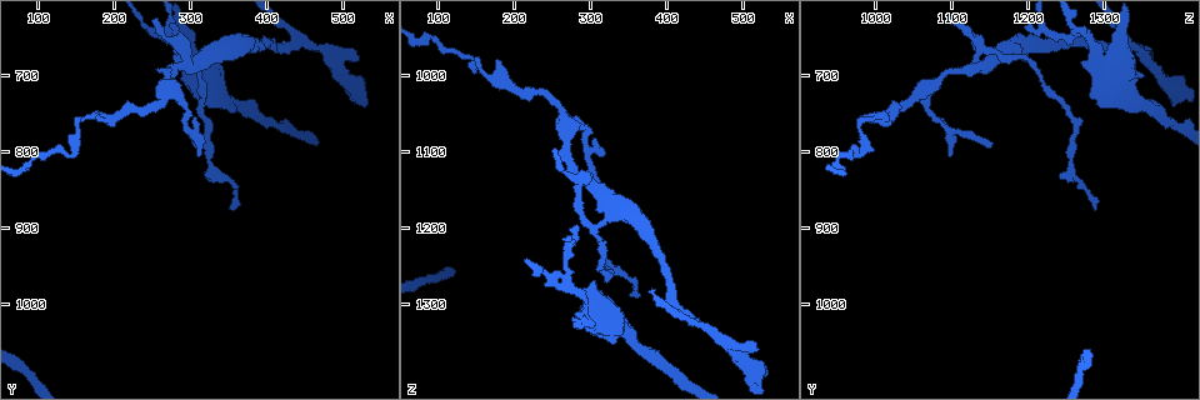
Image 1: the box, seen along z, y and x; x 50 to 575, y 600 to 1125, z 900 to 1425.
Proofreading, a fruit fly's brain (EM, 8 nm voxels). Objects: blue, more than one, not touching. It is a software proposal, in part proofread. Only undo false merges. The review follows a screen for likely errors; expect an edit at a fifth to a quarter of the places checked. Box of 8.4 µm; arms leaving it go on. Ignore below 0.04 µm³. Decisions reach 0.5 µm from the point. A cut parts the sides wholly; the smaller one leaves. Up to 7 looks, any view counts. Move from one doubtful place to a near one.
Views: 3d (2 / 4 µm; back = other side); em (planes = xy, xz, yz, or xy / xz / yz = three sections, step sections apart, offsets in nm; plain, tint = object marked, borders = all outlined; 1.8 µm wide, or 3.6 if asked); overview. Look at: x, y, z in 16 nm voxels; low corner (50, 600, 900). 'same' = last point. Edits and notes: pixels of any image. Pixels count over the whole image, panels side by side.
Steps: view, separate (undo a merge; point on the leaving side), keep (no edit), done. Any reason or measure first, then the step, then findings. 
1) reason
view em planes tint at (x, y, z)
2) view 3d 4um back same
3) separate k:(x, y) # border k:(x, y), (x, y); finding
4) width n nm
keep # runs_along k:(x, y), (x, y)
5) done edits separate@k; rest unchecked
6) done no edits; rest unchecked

sharp bend
view em xy step 4 tint at (435, 650, 1325)

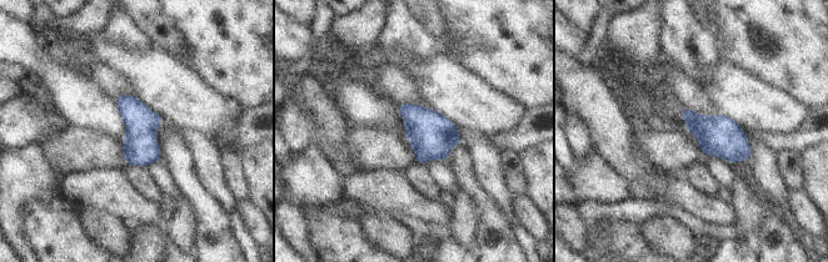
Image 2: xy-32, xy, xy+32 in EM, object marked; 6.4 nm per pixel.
view em planes tint same

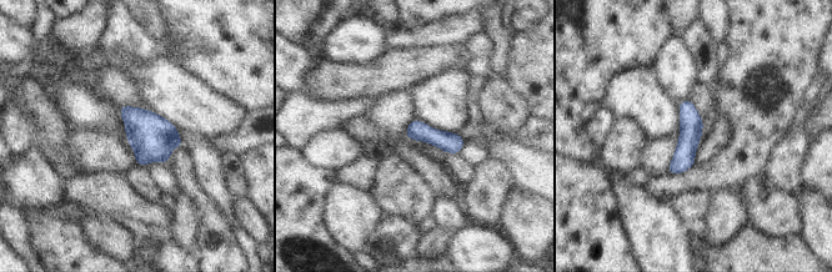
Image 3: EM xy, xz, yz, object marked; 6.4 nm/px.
keep # runs_along 3:(688, 102), (688, 142), (672, 171); continuous, no second neuron

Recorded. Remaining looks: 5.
branch point
view 3d 2um at (295, 690, 1140)

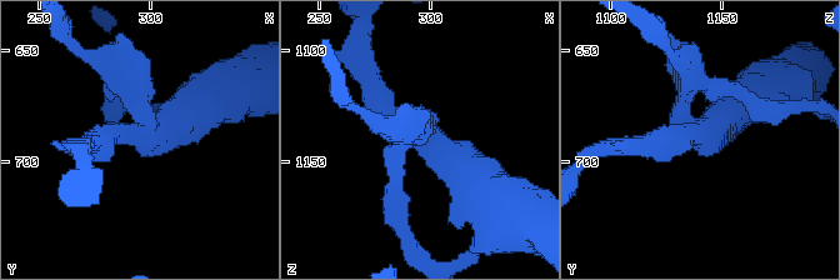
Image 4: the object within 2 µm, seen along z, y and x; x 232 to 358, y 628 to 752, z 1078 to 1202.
shape alone is not enough
view em planes tint at (298, 686, 1139)

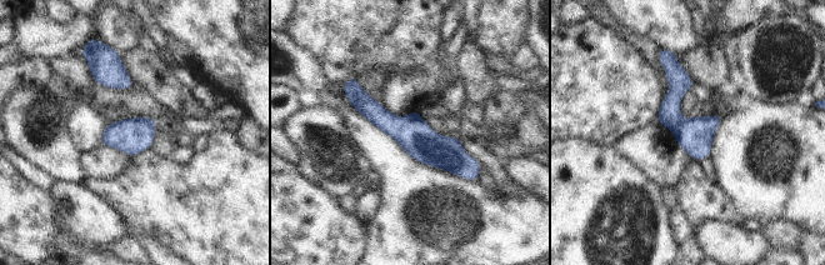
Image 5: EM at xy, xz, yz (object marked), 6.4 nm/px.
separate 5:(669, 115) # part_leaving 5:(671, 59), (675, 73), (674, 126); two neurons meet here

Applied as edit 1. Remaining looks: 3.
sharp bend
view em 3.6um xy step 8 tint at (275, 650, 1275)

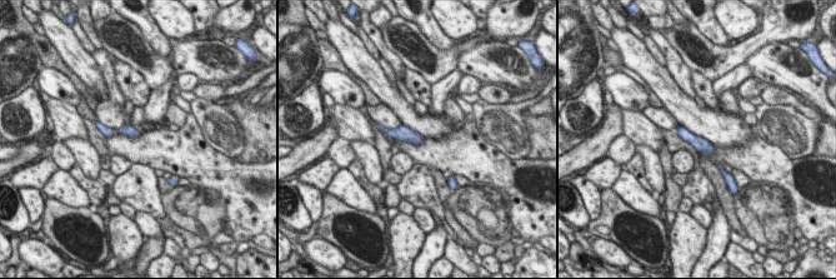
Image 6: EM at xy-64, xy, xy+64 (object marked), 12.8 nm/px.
view em 3.6um planes tint same

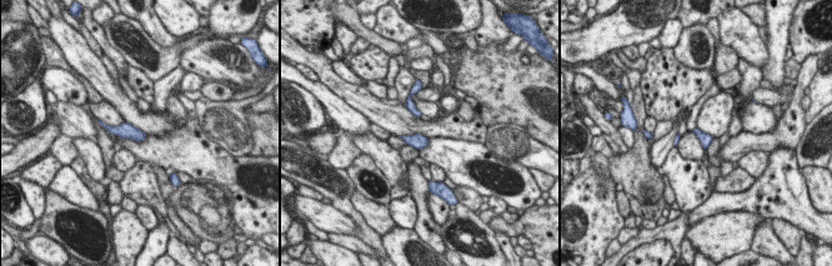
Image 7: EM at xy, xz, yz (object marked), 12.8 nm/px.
keep # continuous, no second neuron

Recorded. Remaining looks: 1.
done edits separate@5; rest unchecked

